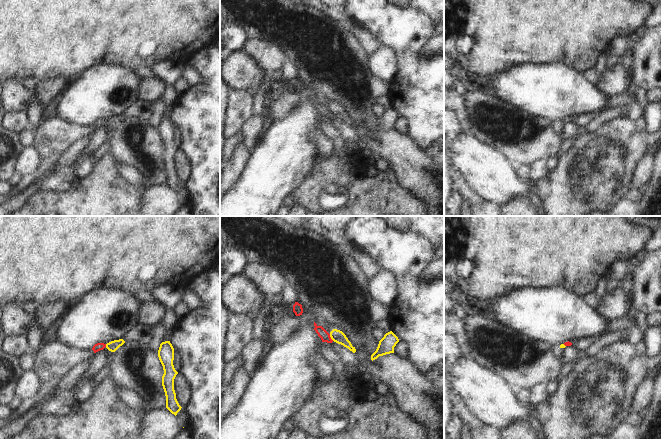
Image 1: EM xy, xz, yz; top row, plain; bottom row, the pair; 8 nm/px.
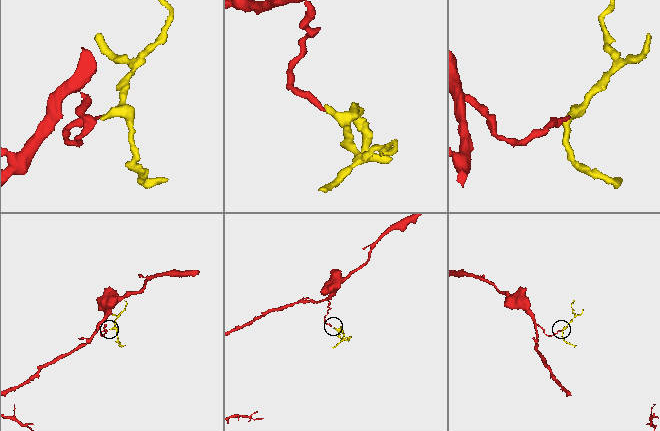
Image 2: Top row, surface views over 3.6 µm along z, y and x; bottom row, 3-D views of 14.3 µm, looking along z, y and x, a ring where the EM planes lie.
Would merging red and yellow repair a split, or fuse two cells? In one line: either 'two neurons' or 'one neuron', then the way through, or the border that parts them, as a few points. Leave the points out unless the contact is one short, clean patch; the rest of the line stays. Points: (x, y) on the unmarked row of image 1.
one neuron | across xz (322, 109), (330, 113), (337, 112)

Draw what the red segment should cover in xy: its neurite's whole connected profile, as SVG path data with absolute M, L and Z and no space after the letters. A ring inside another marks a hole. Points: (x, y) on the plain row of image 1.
M123 115L114 116L114 117L107 119L107 120L97 119L93 122L92 126L94 127L94 129L96 129L100 126L103 126L106 123L109 127L115 128L124 119L125 119L125 117Z

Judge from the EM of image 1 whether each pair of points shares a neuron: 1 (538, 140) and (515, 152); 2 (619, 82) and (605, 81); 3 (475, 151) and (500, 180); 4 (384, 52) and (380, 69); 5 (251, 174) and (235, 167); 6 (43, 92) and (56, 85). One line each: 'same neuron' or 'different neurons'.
1: same neuron
2: same neuron
3: same neuron
4: same neuron
5: different neurons
6: same neuron

